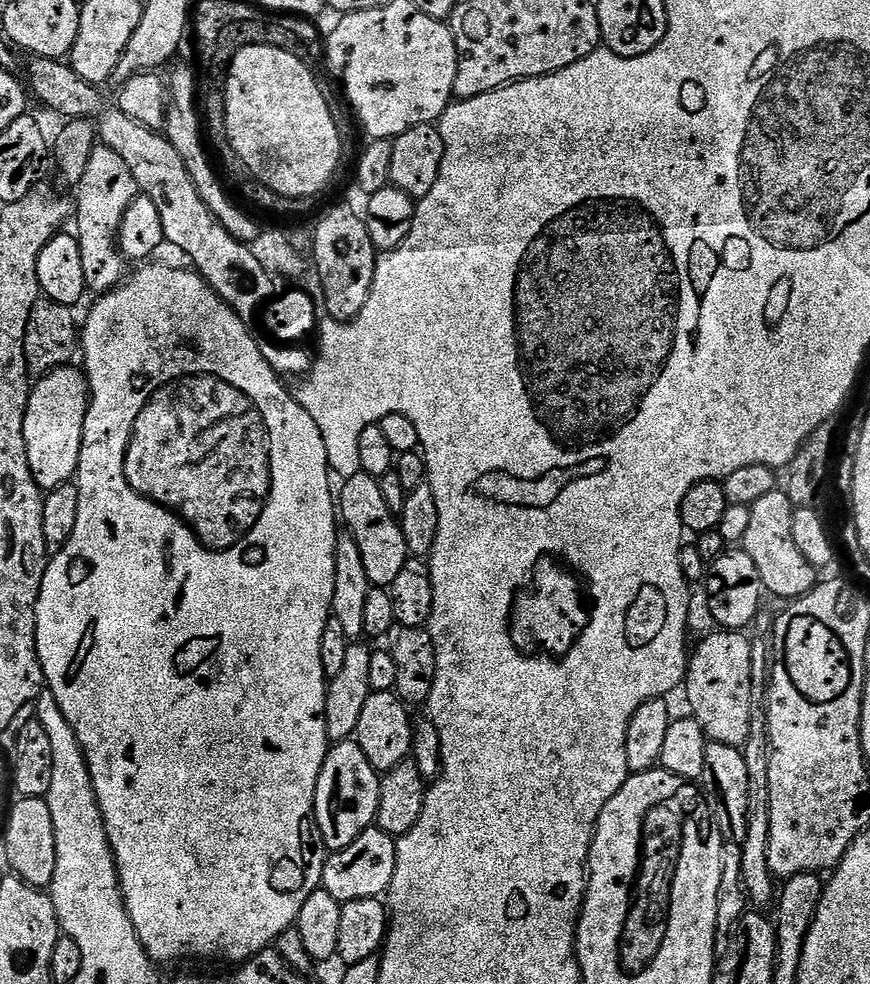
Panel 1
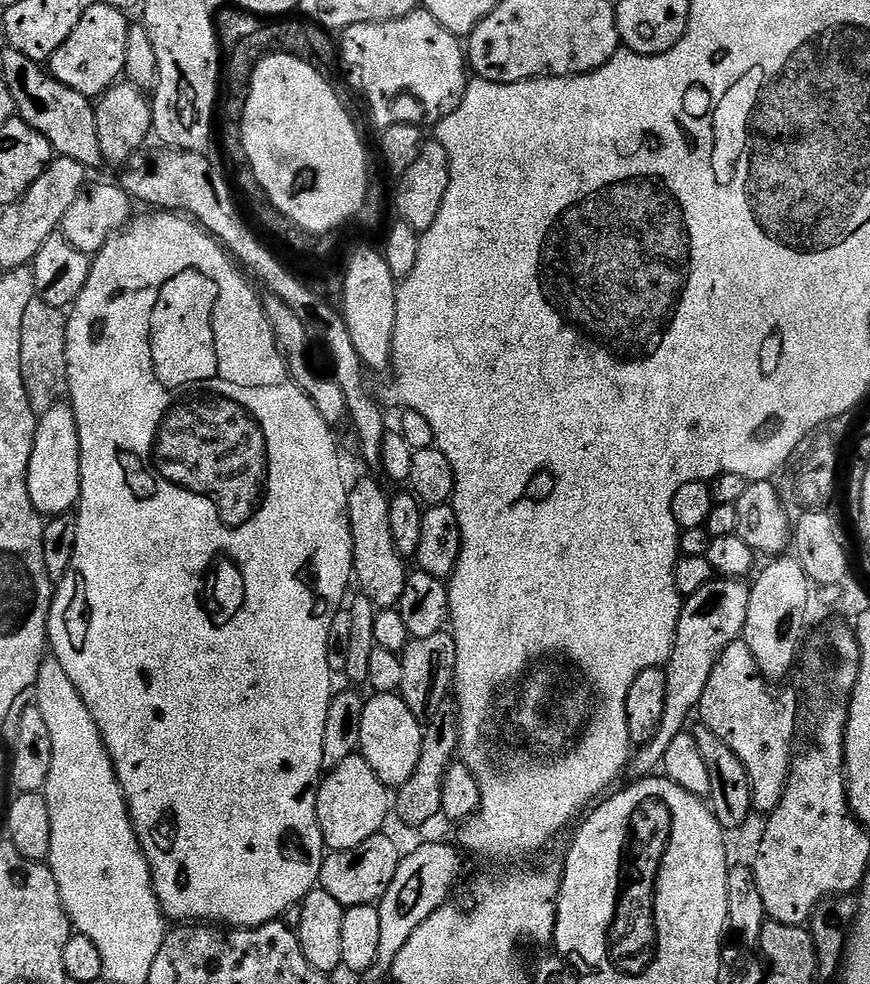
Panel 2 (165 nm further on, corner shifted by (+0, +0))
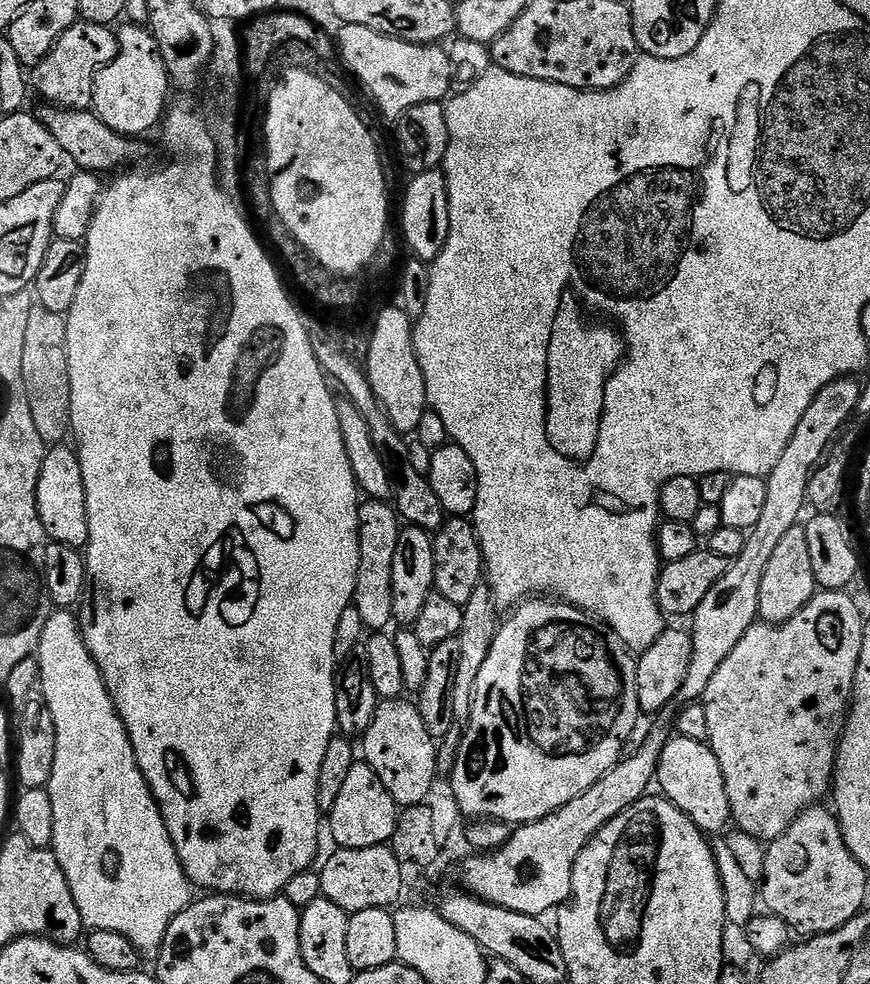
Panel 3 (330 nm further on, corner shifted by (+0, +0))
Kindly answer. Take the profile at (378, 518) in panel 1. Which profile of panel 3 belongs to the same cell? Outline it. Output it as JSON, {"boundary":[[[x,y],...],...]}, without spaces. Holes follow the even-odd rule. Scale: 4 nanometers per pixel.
{"boundary":[[[365,499],[358,514],[360,533],[358,534],[358,578],[352,603],[362,617],[365,629],[380,634],[385,631],[387,624],[393,623],[394,614],[394,549],[398,546],[398,534],[402,527],[400,515],[388,500]]]}

